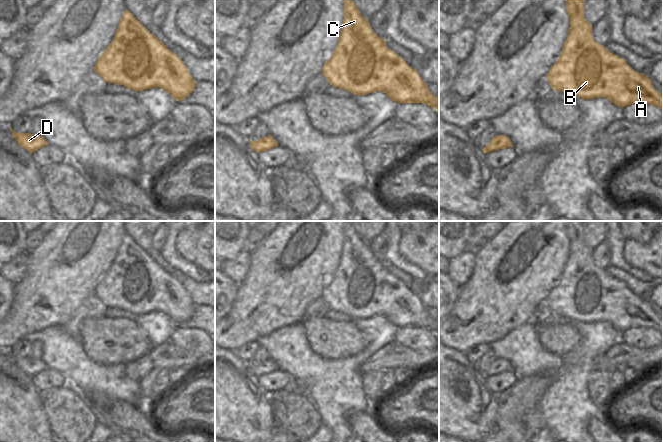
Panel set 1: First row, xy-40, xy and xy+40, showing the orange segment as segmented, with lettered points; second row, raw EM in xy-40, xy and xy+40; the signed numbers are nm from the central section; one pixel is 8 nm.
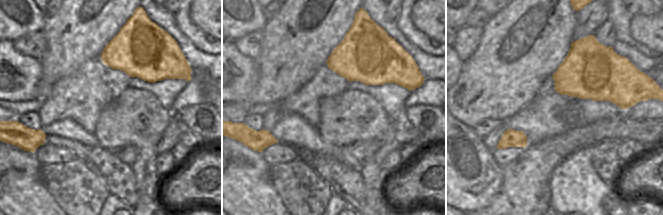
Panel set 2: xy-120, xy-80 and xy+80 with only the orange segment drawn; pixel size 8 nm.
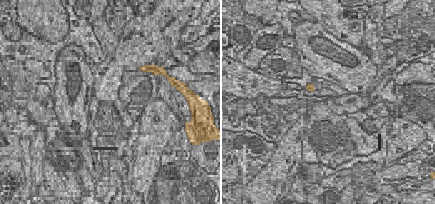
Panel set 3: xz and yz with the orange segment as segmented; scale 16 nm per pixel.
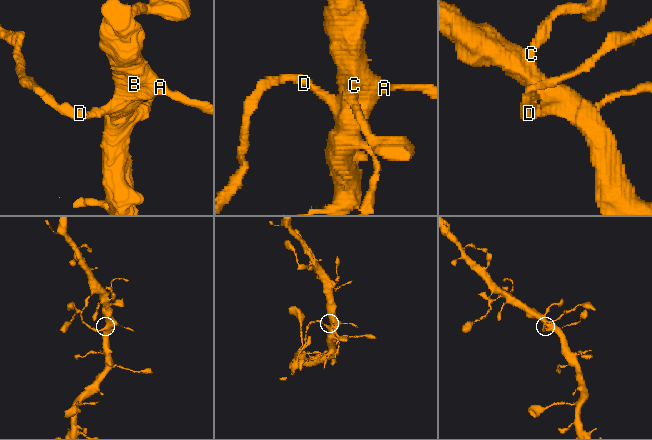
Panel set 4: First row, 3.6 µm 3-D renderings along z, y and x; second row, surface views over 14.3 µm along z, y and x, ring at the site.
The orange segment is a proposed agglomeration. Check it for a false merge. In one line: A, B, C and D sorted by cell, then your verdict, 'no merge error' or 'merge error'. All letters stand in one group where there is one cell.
groups A B C / D; merge error

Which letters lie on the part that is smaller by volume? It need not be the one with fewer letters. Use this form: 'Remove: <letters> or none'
Remove: D.

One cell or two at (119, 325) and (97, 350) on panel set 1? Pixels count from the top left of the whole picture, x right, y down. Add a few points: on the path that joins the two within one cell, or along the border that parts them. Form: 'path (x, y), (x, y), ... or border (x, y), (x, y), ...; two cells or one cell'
path (113, 331), (103, 341), (103, 344); one cell

